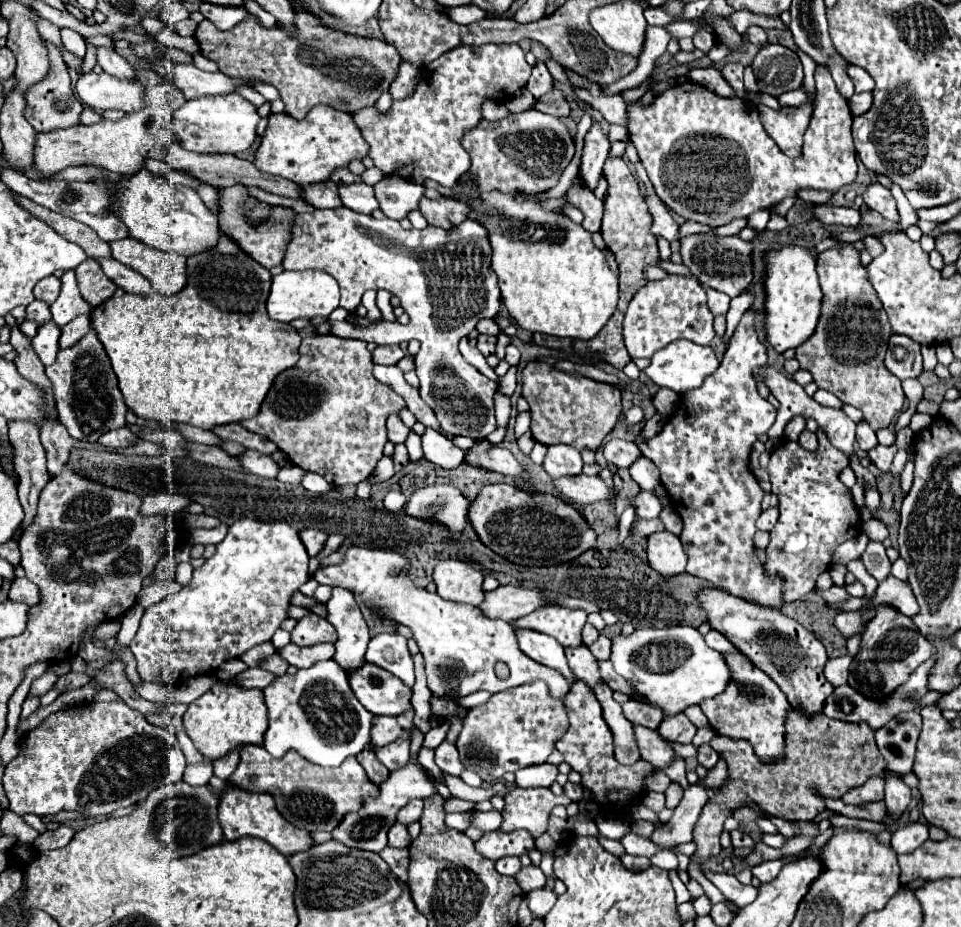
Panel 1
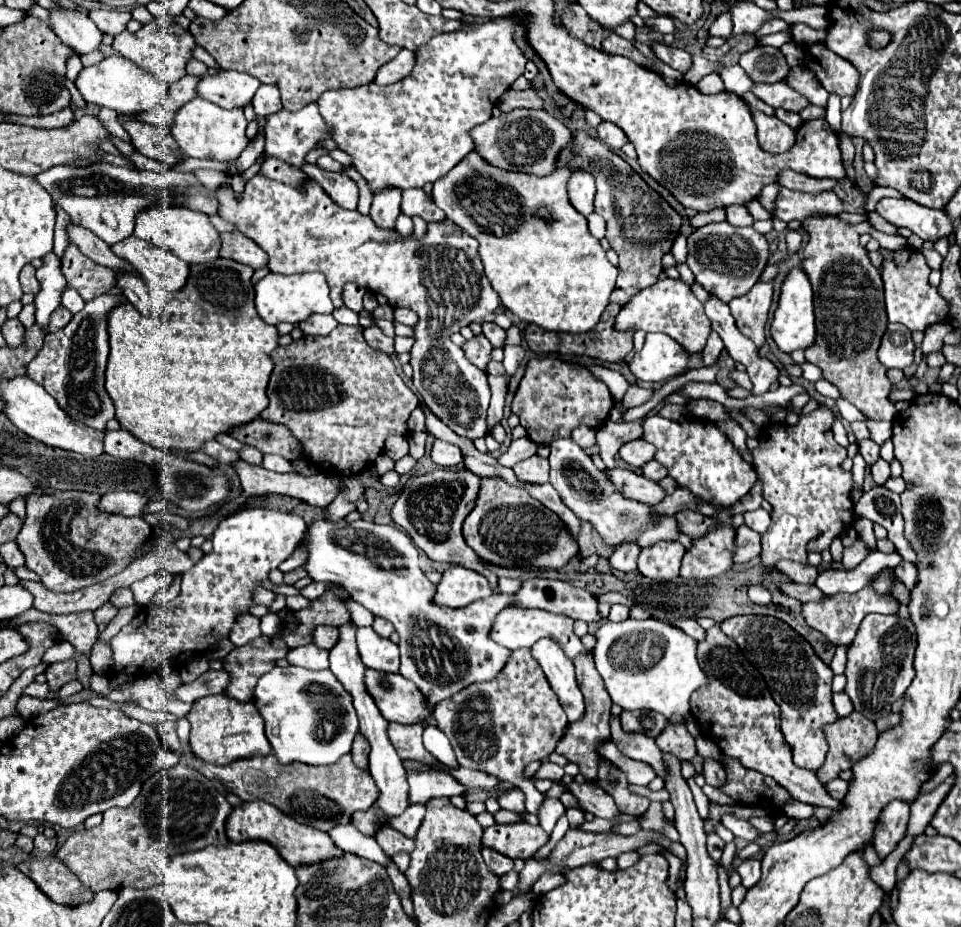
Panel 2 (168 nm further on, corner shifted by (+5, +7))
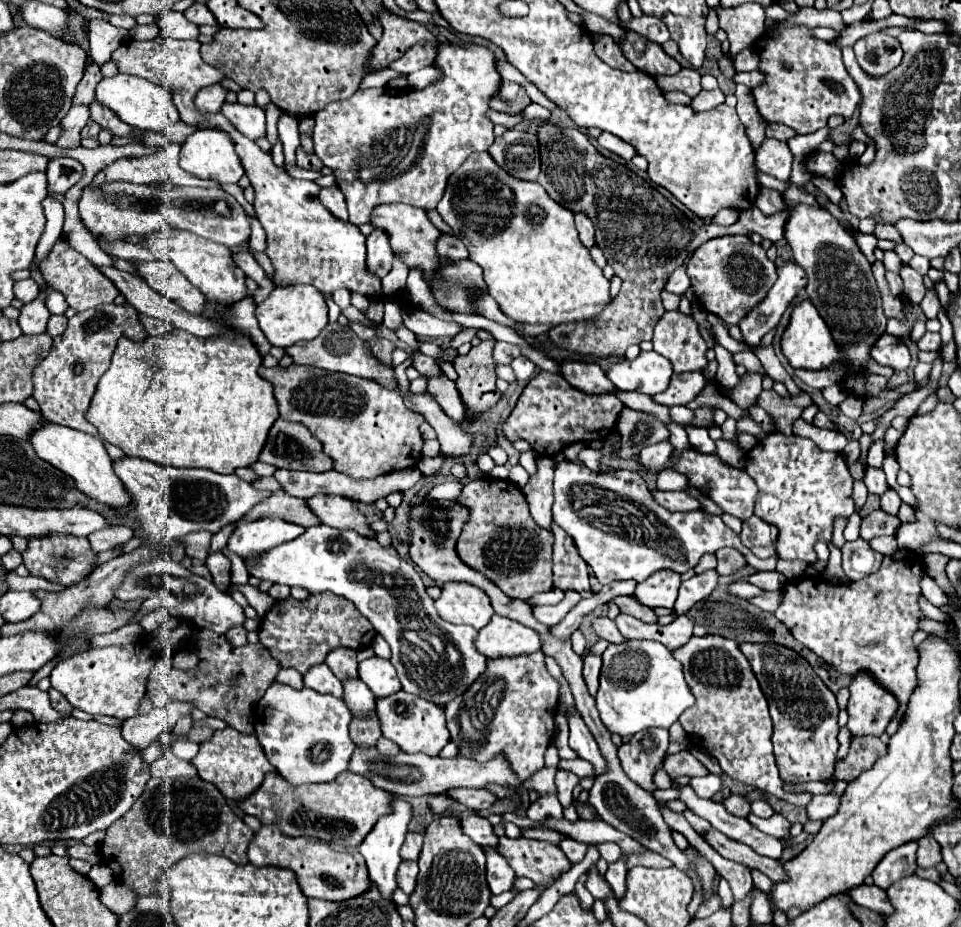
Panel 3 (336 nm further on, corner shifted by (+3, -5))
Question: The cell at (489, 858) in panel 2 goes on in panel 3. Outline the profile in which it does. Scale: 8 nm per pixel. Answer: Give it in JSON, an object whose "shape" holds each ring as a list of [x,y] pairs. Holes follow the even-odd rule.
{"shape":[[[487,850],[487,884],[491,888],[491,894],[503,894],[511,890],[513,880],[515,872],[507,860],[501,854],[495,854],[495,850]]]}

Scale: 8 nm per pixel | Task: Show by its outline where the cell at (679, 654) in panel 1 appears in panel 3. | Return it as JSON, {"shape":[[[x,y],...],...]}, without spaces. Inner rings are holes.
{"shape":[[[627,640],[623,646],[611,644],[603,652],[603,668],[595,694],[595,706],[603,726],[621,738],[645,728],[669,728],[695,702],[683,678],[683,666],[659,642]]]}

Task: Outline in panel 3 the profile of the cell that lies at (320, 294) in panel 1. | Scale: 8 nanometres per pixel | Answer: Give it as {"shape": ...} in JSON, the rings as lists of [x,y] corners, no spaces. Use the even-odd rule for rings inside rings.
{"shape":[[[291,284],[291,286],[275,286],[269,298],[255,308],[255,316],[259,320],[259,328],[267,336],[273,346],[285,348],[293,346],[301,340],[313,340],[321,328],[327,326],[327,304],[323,294],[315,290],[315,286],[307,284]]]}

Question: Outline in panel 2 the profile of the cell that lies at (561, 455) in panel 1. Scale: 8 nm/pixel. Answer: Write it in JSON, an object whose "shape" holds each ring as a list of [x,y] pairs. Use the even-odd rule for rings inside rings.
{"shape":[[[553,440],[549,448],[551,448],[549,482],[561,494],[561,500],[579,518],[591,522],[591,526],[603,536],[603,540],[609,546],[617,546],[621,540],[635,540],[641,548],[645,548],[659,540],[677,540],[679,528],[673,516],[653,516],[649,506],[639,506],[637,502],[621,498],[617,490],[609,486],[605,472],[597,470],[589,454],[585,454],[585,450],[581,450],[573,440]]]}

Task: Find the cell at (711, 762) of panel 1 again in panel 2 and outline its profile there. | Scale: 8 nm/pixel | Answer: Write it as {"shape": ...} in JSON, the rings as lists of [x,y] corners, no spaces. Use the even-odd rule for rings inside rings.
{"shape":[[[705,758],[705,762],[703,762],[703,776],[705,776],[707,784],[715,786],[715,788],[721,786],[721,780],[725,782],[725,770],[723,770],[723,766],[719,762],[715,762],[713,758]]]}

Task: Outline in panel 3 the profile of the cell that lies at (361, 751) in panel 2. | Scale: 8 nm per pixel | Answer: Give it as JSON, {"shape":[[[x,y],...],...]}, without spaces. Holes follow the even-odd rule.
{"shape":[[[375,710],[367,716],[367,718],[357,718],[353,716],[351,724],[349,724],[349,730],[351,730],[351,740],[357,744],[357,746],[375,746],[375,742],[381,738],[381,730],[379,730],[379,720],[377,720],[377,714]]]}

